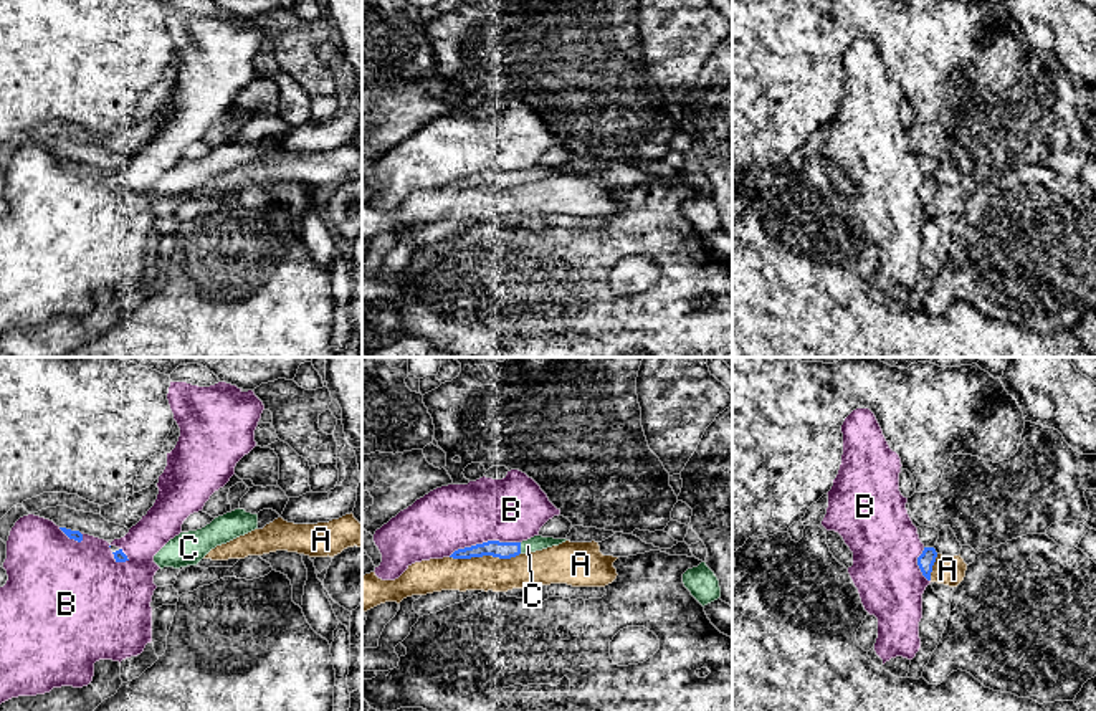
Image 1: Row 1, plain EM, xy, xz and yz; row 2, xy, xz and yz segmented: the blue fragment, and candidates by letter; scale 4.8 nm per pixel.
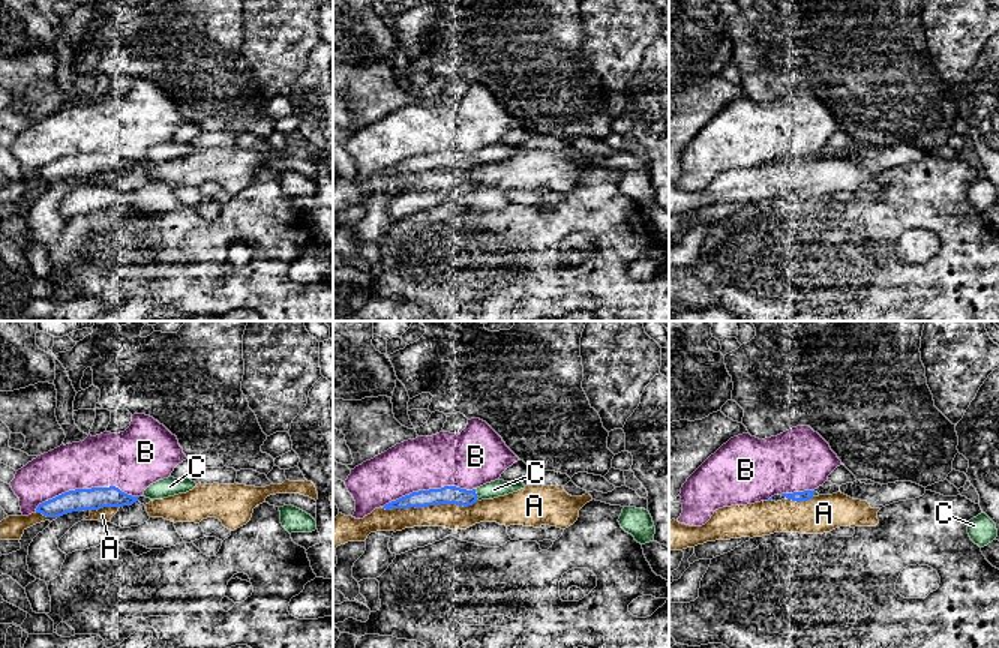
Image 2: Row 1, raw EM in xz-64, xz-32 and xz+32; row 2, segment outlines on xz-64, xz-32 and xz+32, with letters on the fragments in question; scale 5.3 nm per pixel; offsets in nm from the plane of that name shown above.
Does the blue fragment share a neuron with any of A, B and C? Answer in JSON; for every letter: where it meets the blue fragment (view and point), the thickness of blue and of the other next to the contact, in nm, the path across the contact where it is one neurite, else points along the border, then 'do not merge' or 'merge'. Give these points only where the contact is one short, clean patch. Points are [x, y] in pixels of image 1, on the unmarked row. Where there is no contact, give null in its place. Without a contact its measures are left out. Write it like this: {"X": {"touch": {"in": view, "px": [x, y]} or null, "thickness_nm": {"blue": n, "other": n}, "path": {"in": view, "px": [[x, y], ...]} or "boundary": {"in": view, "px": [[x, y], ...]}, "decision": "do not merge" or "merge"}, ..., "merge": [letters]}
{"A": {"touch": {"in": "xz", "px": [485, 184]}, "thickness_nm": {"blue": 80, "other": 170}, "decision": "do not merge"}, "B": {"touch": {"in": "xz", "px": [483, 172]}, "thickness_nm": {"blue": 80, "other": 320}, "decision": "do not merge"}, "C": {"touch": {"in": "xz", "px": [519, 177]}, "thickness_nm": {"blue": 80, "other": 80}, "decision": "merge"}, "merge": ["C"]}

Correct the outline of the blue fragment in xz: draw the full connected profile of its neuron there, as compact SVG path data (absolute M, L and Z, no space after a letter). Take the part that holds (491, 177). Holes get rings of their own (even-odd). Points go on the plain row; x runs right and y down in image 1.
M534 165L522 172L488 170L483 174L471 175L471 177L458 179L450 187L471 188L471 187L493 185L499 188L511 188L519 184L531 184L531 182L542 180L552 175L559 175L565 170L567 169L554 169L554 167L542 167L542 165Z

